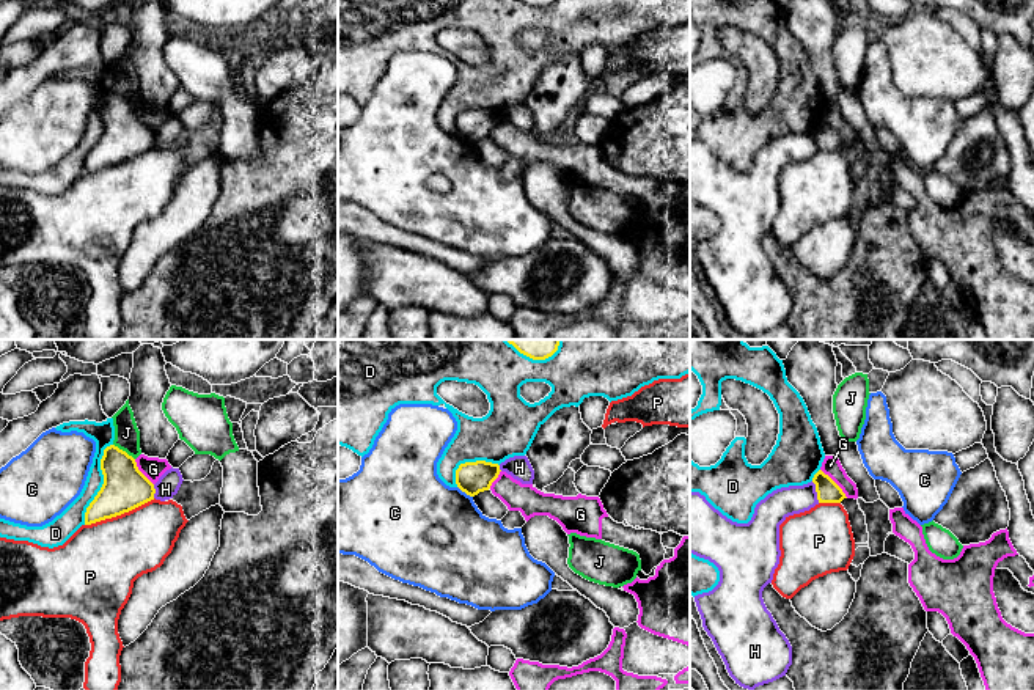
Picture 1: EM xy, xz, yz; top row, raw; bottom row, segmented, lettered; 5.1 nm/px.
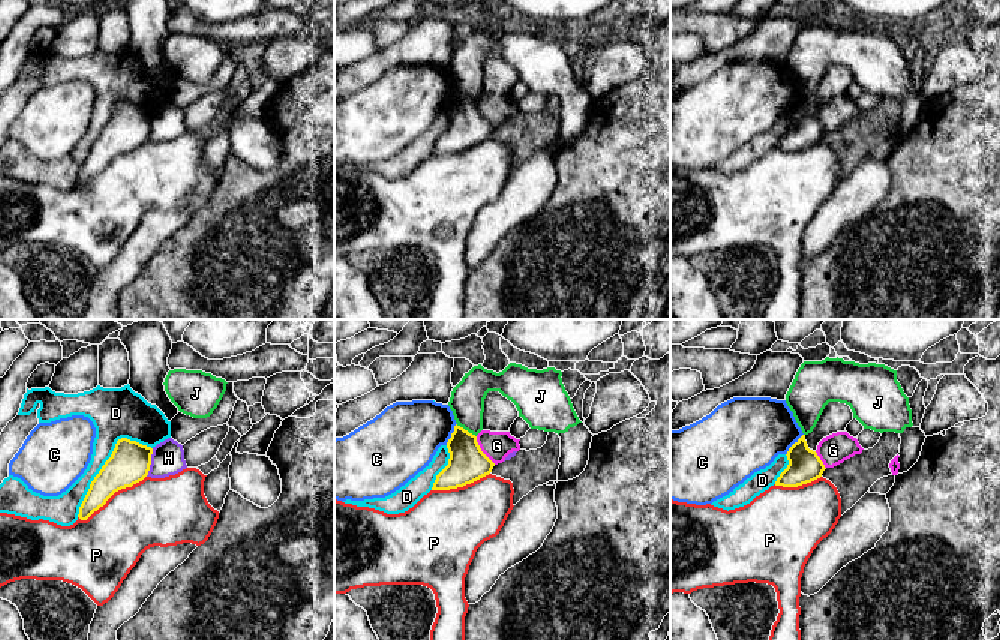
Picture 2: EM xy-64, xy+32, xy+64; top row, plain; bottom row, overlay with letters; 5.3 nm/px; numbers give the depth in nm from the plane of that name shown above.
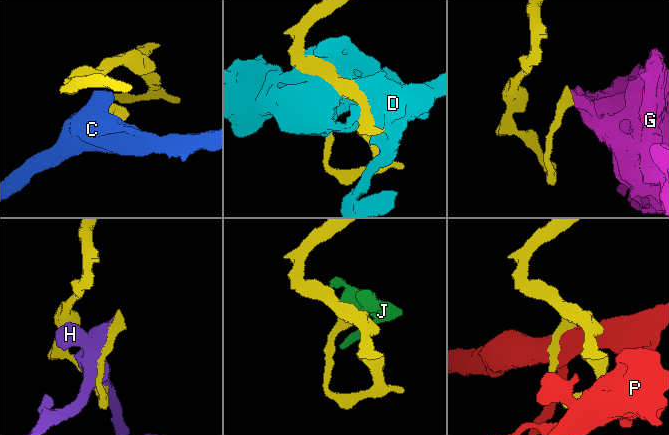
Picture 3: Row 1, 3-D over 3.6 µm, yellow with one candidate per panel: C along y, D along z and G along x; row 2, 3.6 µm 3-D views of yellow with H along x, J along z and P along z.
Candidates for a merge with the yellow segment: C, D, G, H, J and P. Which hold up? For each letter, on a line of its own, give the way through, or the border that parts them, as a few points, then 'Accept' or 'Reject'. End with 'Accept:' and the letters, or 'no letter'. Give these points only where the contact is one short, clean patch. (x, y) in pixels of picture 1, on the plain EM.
C: Reject
D: Reject
G: Boundary: yz (821, 117), (847, 145). Reject
H: Reject
J: Boundary: xy (113, 91), (134, 107). Reject
P: Reject
Accept: no letter

